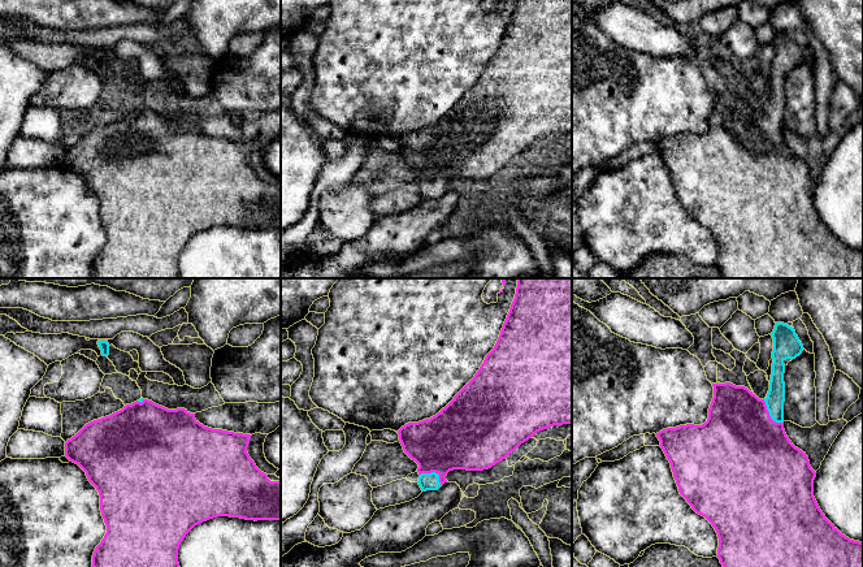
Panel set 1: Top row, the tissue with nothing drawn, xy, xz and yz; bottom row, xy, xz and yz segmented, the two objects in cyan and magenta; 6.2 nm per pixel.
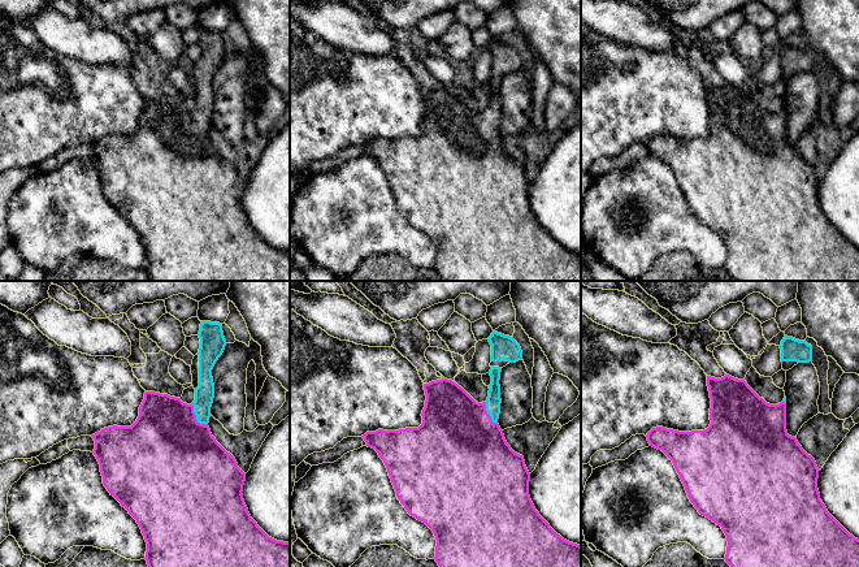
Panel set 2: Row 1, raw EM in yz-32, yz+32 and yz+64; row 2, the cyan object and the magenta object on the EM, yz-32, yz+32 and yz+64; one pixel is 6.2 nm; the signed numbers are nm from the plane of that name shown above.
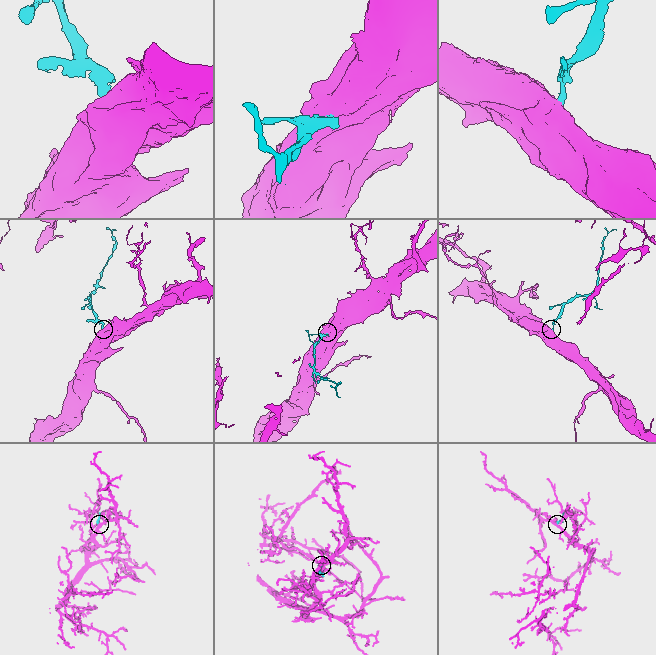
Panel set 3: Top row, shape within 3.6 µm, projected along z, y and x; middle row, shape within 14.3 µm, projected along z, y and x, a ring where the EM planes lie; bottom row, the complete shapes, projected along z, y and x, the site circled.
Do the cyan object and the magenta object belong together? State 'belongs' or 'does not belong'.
belongs

